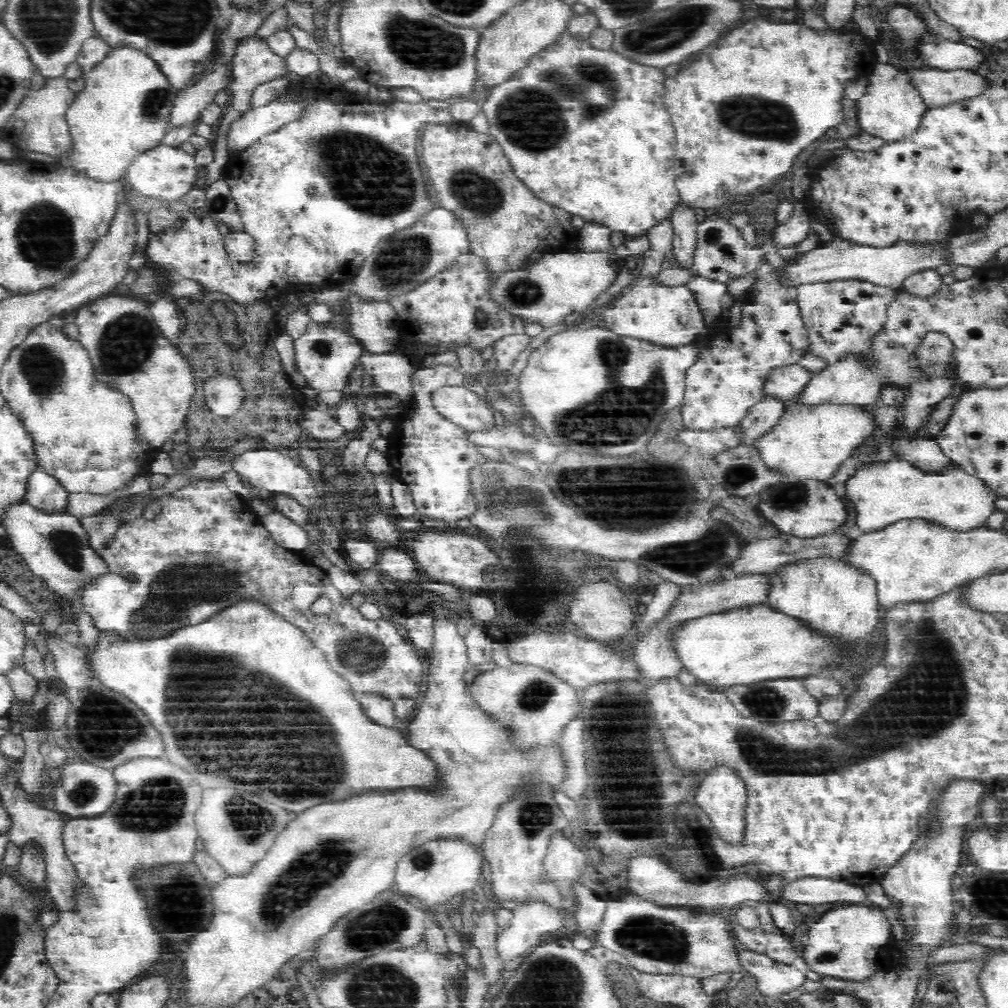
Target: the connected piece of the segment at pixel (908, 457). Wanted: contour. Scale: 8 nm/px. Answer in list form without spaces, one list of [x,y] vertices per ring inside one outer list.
[[[925,439],[894,440],[889,444],[889,452],[894,459],[908,462],[925,471],[941,469],[950,462],[934,441]]]

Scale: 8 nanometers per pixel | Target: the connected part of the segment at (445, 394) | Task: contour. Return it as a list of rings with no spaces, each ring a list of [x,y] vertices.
[[[454,386],[440,390],[433,397],[438,412],[462,427],[468,433],[482,433],[494,428],[496,411],[489,401],[466,386]]]

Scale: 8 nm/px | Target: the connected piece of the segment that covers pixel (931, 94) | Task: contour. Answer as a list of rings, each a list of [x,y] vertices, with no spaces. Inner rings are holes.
[[[930,67],[910,70],[908,74],[912,75],[912,82],[930,109],[978,98],[993,86],[990,78],[968,69],[942,70]]]

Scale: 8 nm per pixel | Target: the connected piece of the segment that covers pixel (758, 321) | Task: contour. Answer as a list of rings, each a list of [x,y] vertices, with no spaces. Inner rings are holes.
[[[761,258],[752,271],[752,284],[740,298],[734,298],[734,305],[724,309],[716,316],[711,327],[706,329],[706,334],[701,337],[698,358],[686,370],[685,394],[681,404],[681,413],[687,429],[692,431],[710,431],[721,427],[738,425],[746,418],[749,410],[760,402],[764,394],[764,386],[770,376],[779,369],[799,365],[806,353],[810,352],[810,338],[802,312],[797,304],[797,294],[778,276],[778,269],[772,268]],[[736,311],[740,320],[733,324],[728,314]]]

